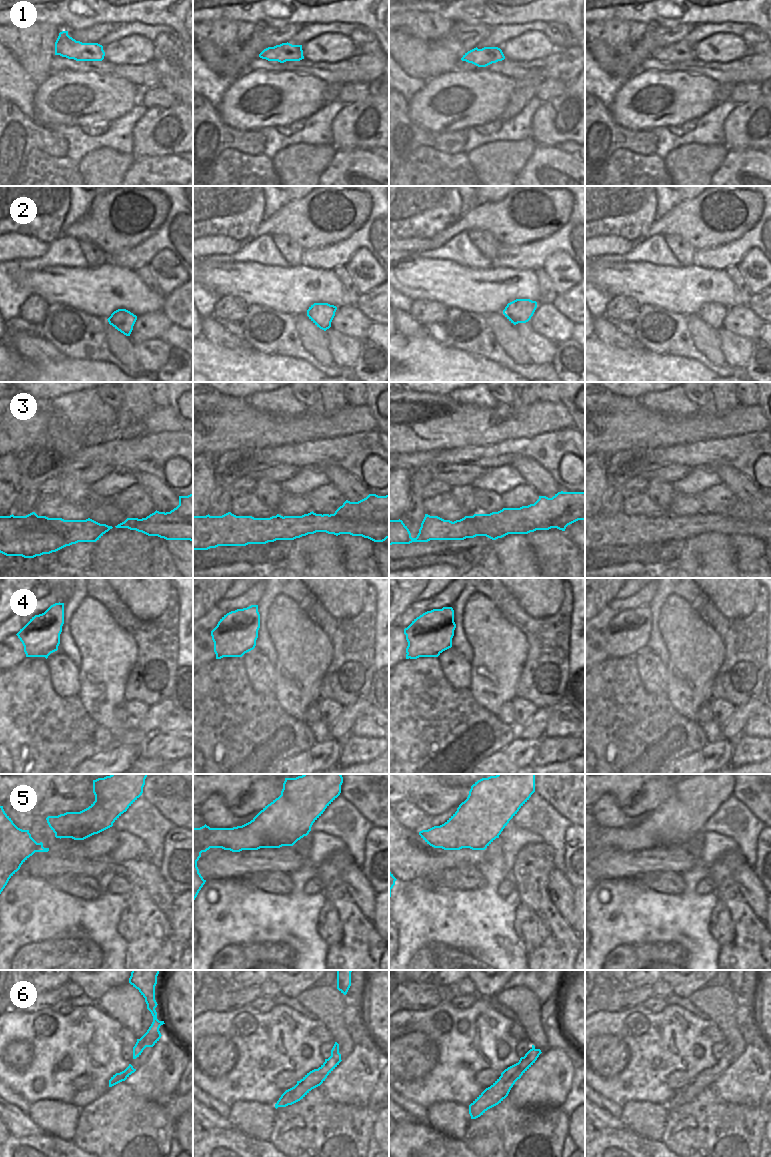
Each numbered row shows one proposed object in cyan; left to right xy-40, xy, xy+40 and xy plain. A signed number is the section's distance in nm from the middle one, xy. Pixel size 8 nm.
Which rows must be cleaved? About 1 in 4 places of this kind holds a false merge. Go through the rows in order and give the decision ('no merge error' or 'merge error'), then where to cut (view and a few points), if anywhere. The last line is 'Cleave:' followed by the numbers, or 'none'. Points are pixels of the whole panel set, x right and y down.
1: no merge error | no cut
2: no merge error | no cut
3: merge error | xy+40 (472, 516), (488, 519), (529, 519), (540, 527), (550, 528)
4: no merge error | no cut
5: no merge error | no cut
6: no merge error | no cut
Cleave: 3

